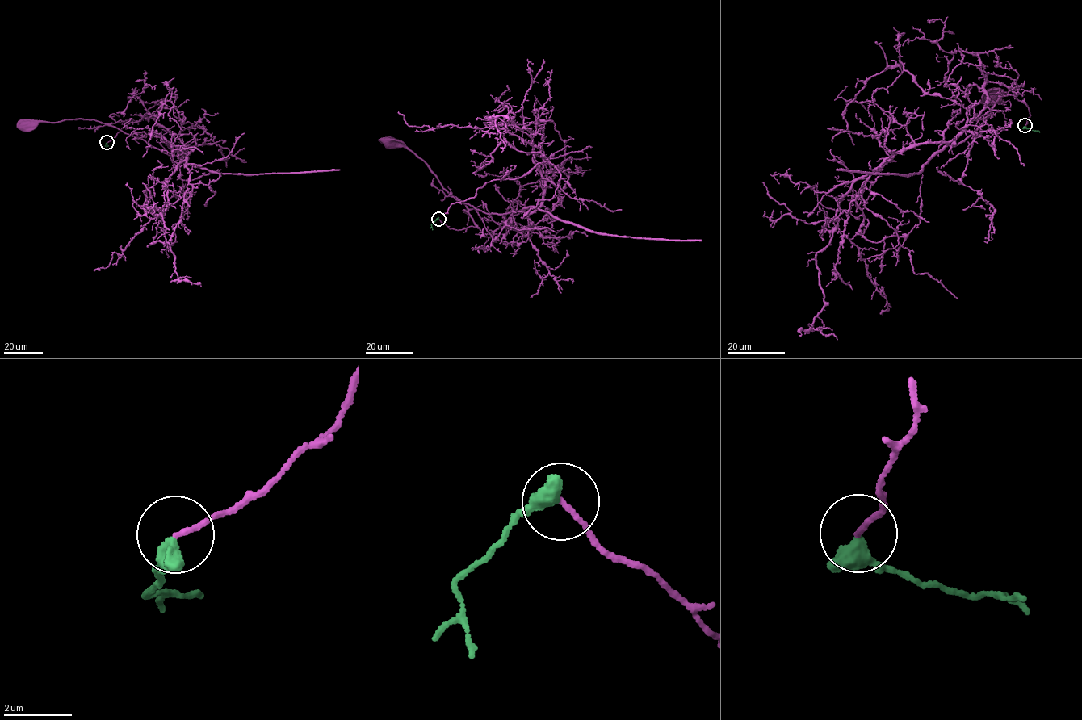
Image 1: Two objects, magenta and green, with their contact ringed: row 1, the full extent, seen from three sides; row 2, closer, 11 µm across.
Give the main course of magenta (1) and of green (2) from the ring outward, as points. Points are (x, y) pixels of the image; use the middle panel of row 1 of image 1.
1: (438, 219), (450, 228), (475, 227), (468, 208), (448, 193), (430, 168), (405, 147), (392, 140)
2: (438, 219), (431, 224), (433, 230)

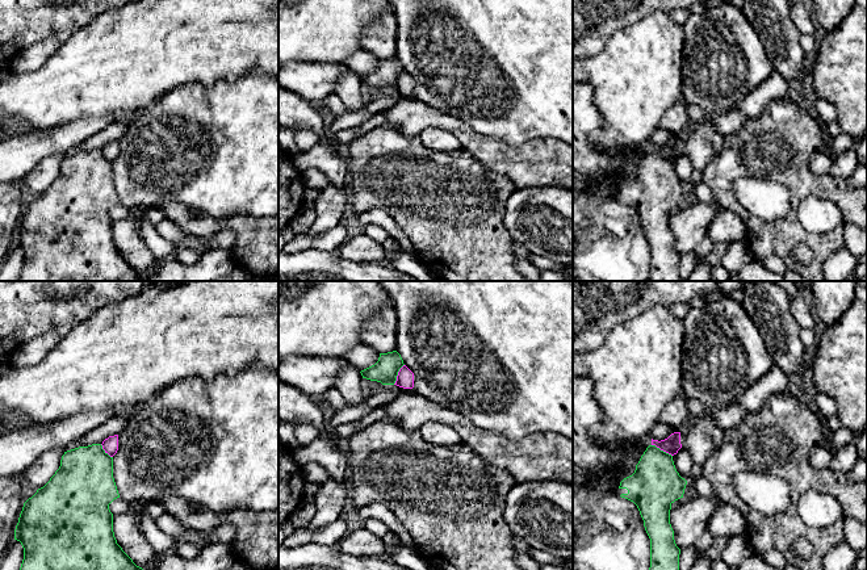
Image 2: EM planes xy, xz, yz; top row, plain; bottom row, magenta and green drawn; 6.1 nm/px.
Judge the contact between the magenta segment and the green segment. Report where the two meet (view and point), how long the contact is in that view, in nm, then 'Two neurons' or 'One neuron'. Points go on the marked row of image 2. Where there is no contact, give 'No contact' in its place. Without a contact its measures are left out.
Touches magenta at yz (662, 449). Shared border 150 nm. Two neurons

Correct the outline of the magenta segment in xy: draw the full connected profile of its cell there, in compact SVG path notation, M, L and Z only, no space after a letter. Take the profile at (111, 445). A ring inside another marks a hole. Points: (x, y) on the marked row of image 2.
M118 435L109 436L108 439L105 439L102 441L101 445L102 445L102 449L105 450L105 453L108 453L110 457L113 457L118 450Z

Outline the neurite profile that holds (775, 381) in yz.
M774 365L762 378L749 386L738 398L747 412L758 411L770 397L788 393L788 374Z

